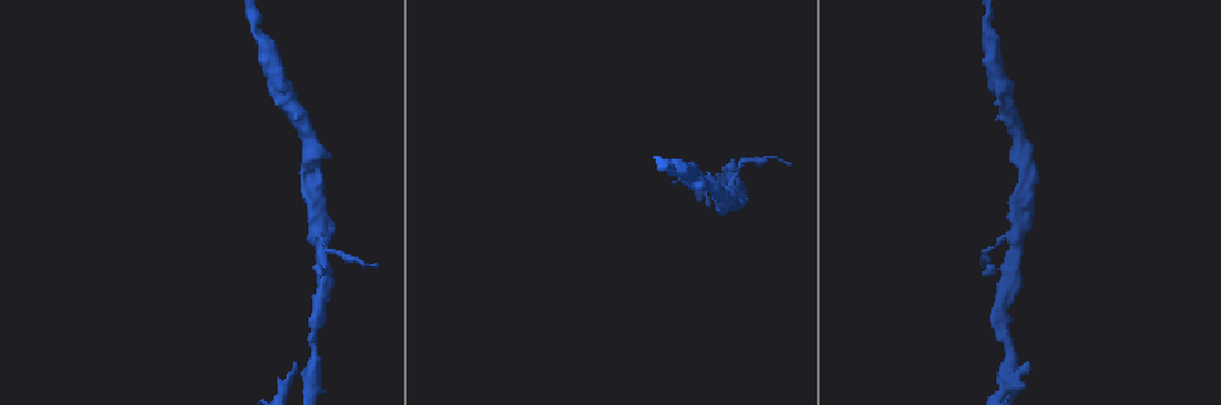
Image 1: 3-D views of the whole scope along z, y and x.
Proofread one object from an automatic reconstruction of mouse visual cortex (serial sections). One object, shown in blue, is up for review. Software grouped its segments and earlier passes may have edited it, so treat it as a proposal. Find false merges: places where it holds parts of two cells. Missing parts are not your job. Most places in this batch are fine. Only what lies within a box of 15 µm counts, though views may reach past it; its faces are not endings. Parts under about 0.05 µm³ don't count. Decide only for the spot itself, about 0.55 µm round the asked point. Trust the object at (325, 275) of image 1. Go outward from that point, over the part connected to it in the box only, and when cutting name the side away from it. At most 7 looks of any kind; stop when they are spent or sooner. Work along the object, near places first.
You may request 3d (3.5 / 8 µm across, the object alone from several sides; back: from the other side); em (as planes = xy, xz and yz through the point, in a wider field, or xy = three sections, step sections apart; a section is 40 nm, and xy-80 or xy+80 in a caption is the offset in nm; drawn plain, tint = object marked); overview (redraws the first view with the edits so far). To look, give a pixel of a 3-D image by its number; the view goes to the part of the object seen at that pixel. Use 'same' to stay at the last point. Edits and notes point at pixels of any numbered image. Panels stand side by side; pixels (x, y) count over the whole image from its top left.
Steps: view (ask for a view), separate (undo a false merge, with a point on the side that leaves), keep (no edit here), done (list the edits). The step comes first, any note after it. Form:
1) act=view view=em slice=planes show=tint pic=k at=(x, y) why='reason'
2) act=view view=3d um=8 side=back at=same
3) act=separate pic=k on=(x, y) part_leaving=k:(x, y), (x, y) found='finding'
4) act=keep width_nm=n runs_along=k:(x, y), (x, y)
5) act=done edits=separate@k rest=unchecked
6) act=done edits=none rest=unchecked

act=view view=3d um=8 pic=1 at=(1009, 234) why='three arms meet'

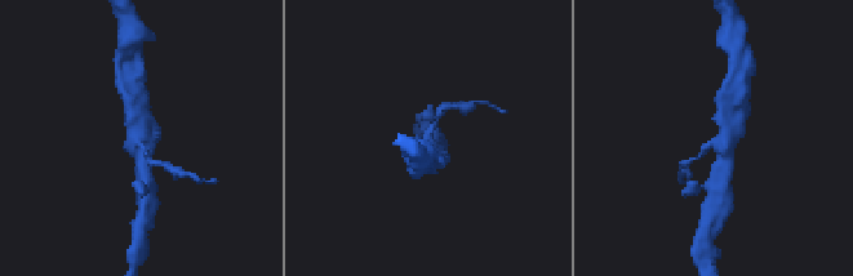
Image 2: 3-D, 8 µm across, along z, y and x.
act=view view=em slice=xy step=1 show=tint pic=2 at=(137, 143) why='shape alone is not enough'

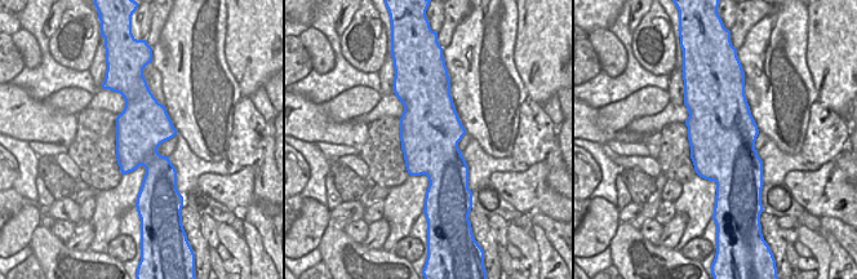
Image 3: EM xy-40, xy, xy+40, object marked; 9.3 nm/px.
act=keep width_nm=600 runs_along=2:(720, 177), (724, 172), (737, 105) found='continuous, no second cell'

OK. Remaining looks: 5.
act=view view=3d um=8 side=back pic=1 at=(1009, 369) why='a fork'

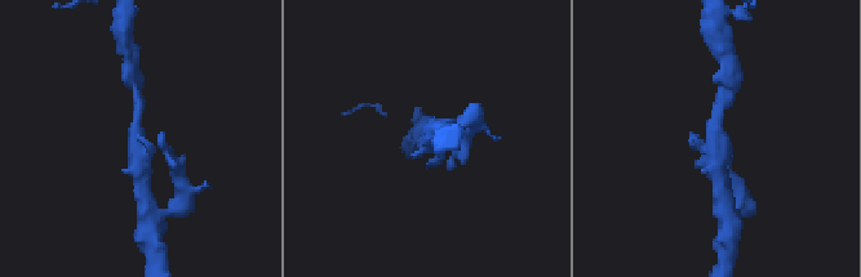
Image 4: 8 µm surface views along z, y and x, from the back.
act=view view=em slice=planes show=tint pic=4 at=(718, 145) why='now the EM'

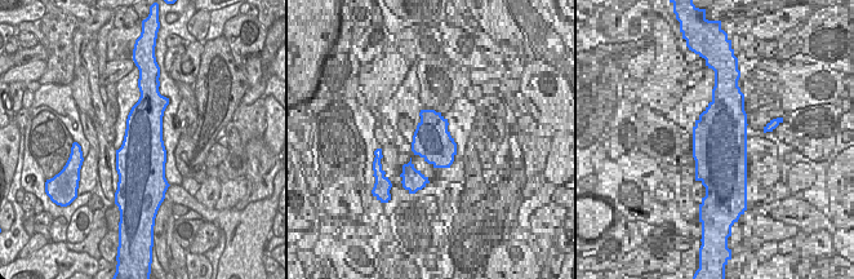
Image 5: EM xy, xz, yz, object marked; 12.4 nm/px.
act=keep runs_along=4:(715, 116), (717, 168), (724, 190) found='one cell here'

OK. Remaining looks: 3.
act=view view=3d um=3.5 pic=1 at=(1022, 154) why='arms part here'

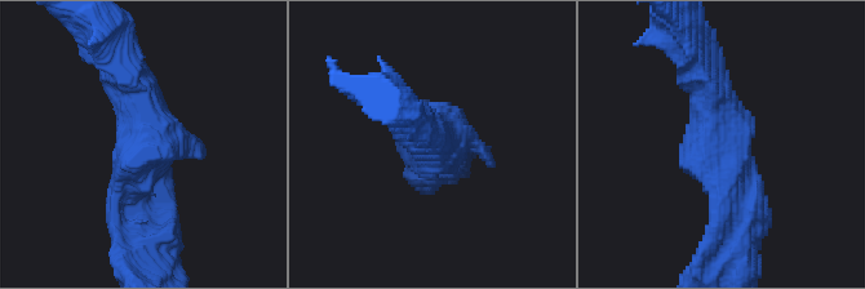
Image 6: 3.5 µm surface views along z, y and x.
act=view view=em slice=xy step=2 show=tint pic=6 at=(716, 145) why='need the tissue'

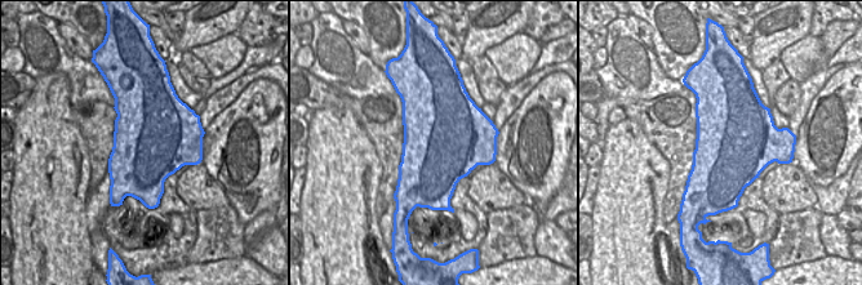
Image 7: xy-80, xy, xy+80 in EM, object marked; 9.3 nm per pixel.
act=keep runs_along=6:(744, 223), (697, 69) found='all the same cell'

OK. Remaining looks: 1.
act=done edits=none rest=unchecked

